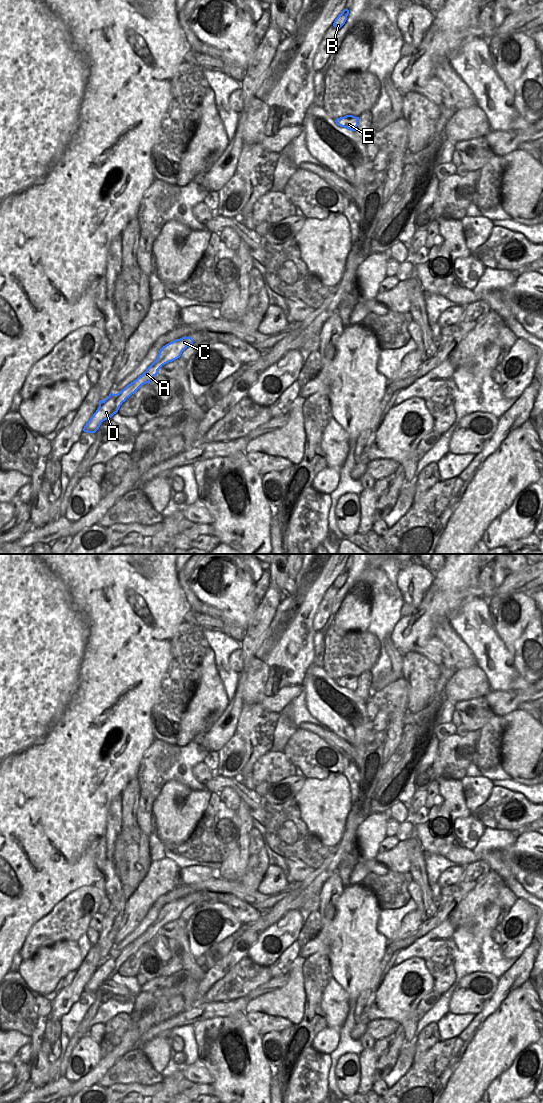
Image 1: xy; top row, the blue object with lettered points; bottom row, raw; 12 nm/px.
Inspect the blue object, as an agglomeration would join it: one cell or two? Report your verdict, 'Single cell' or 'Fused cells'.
Fused cells.

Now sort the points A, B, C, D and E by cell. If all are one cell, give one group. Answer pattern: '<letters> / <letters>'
A B C E / D

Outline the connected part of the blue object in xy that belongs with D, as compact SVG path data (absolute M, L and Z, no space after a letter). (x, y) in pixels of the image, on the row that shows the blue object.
M109 396L105 398L104 401L100 400L98 409L86 423L83 431L86 433L95 433L103 421L111 418L114 414L116 414L114 406L115 403Z

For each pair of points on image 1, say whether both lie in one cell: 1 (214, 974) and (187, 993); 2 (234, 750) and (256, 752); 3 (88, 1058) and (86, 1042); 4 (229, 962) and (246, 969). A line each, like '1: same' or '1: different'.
1: different
2: different
3: same
4: different

